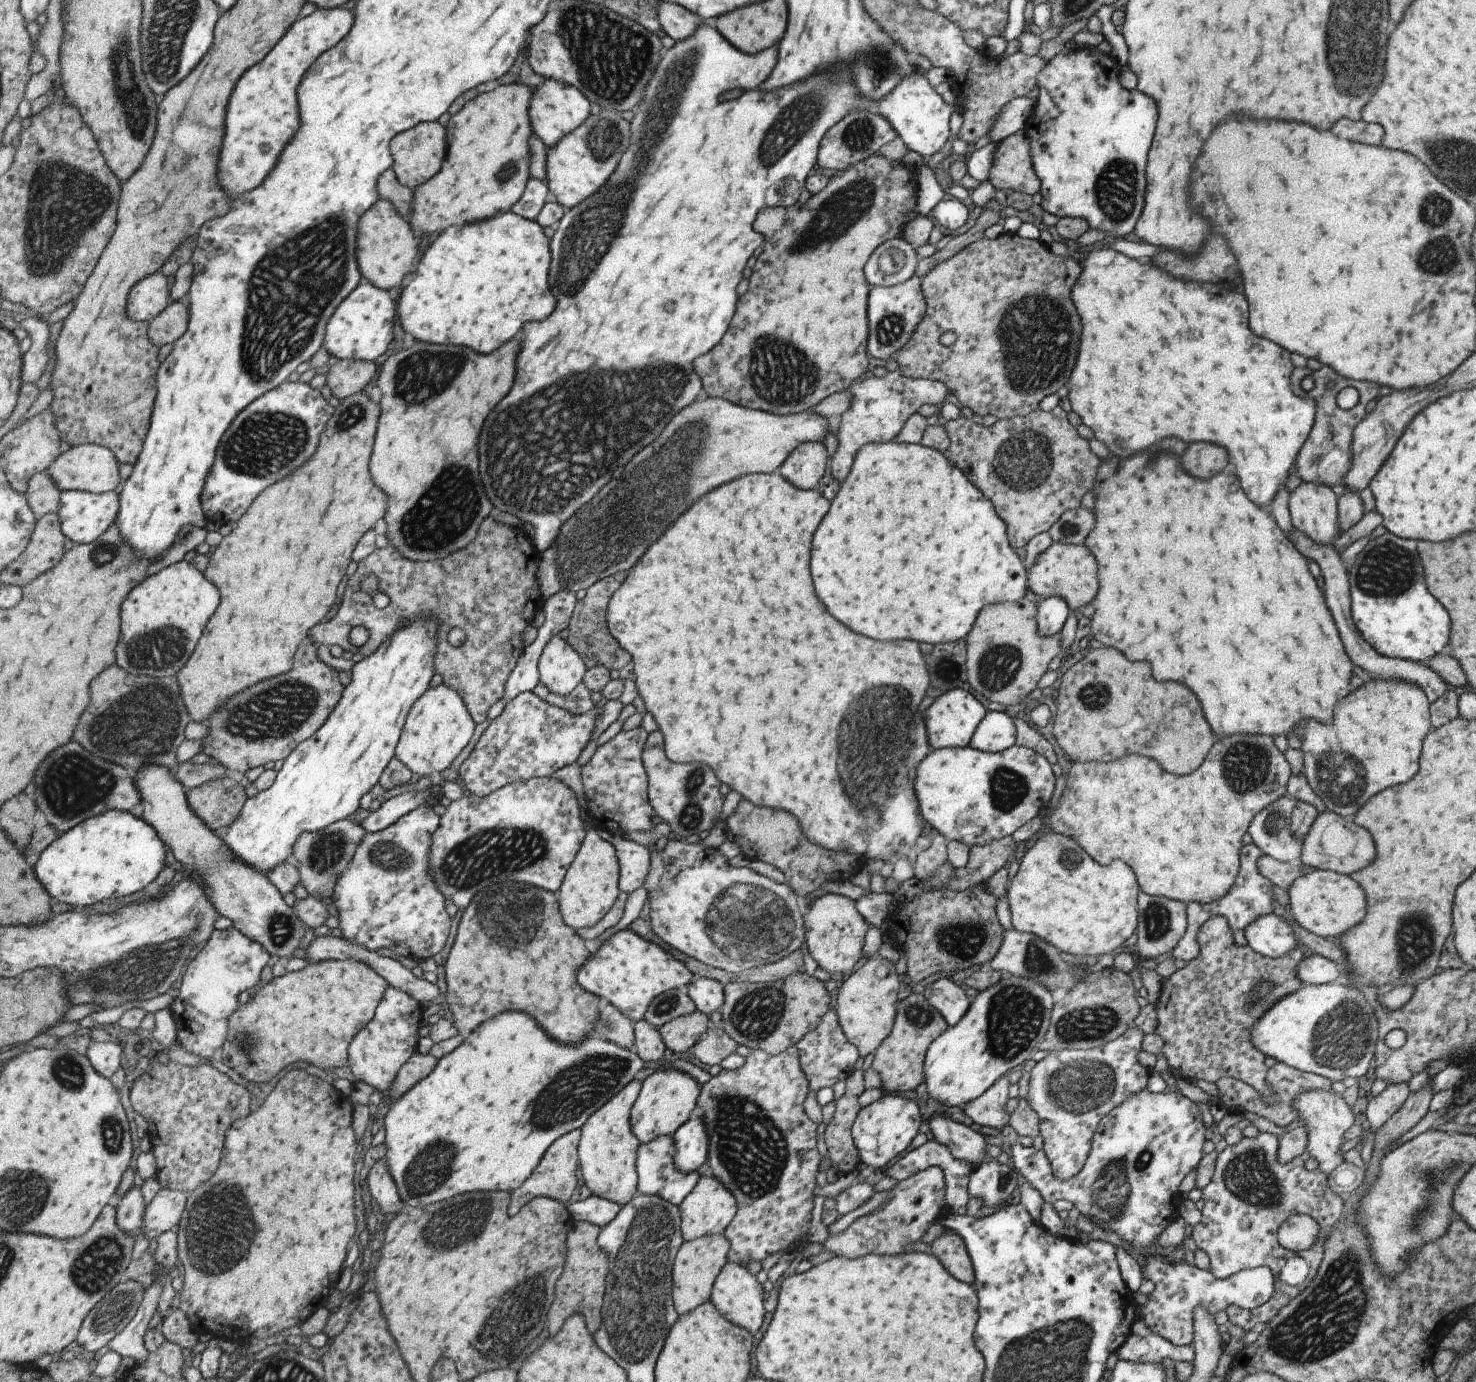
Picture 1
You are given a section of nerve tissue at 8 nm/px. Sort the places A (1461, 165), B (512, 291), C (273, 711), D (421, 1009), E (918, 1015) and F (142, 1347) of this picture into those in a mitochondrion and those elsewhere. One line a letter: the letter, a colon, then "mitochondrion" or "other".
A: mitochondrion
B: other
C: mitochondrion
D: other
E: mitochondrion
F: other

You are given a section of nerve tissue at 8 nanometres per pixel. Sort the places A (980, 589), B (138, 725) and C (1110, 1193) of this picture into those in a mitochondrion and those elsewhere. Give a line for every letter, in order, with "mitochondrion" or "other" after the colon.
A: other
B: mitochondrion
C: mitochondrion

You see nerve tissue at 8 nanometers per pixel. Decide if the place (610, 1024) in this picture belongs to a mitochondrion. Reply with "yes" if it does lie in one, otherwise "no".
yes

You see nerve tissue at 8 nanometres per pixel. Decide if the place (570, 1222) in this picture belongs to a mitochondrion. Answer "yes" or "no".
no

